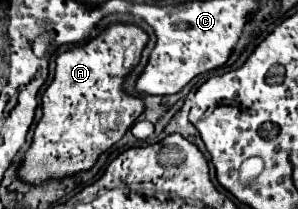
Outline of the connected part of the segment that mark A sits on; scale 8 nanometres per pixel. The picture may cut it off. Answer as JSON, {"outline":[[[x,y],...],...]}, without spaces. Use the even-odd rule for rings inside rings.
{"outline":[[[112,24],[88,44],[58,54],[54,80],[42,94],[42,110],[44,110],[42,120],[36,126],[34,142],[30,150],[22,158],[20,176],[24,180],[32,184],[40,184],[50,178],[64,178],[64,176],[88,170],[94,166],[100,152],[108,150],[112,144],[116,144],[124,136],[124,132],[134,124],[134,118],[140,116],[140,112],[144,110],[144,104],[140,98],[126,96],[122,92],[122,80],[138,64],[146,42],[148,42],[148,36],[138,26]]]}

